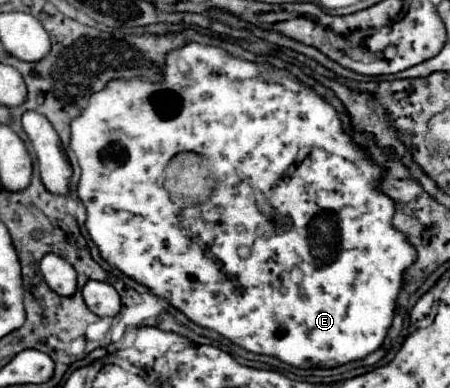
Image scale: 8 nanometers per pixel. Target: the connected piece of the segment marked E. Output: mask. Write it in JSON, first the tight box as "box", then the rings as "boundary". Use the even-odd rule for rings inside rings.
{"box":[70,41,416,369],"boundary":[[[192,41],[176,51],[168,51],[166,65],[164,65],[164,77],[158,83],[152,83],[144,77],[108,81],[104,89],[90,95],[88,105],[80,111],[76,119],[72,119],[70,131],[72,131],[70,149],[76,153],[80,169],[82,169],[76,191],[78,191],[80,201],[86,207],[88,235],[98,245],[102,259],[118,267],[130,279],[146,285],[150,291],[154,291],[154,295],[164,297],[172,307],[182,311],[192,323],[214,329],[216,333],[230,339],[234,345],[244,347],[246,351],[260,353],[260,355],[272,355],[300,369],[312,369],[312,367],[330,369],[330,367],[338,367],[350,361],[358,361],[374,353],[384,343],[388,329],[392,327],[396,299],[402,289],[404,271],[416,261],[416,249],[408,243],[408,237],[402,231],[396,231],[396,227],[392,225],[392,217],[396,213],[394,201],[380,189],[384,169],[368,157],[366,149],[358,147],[350,139],[350,135],[344,133],[340,113],[322,95],[318,95],[314,89],[298,81],[290,71],[276,69],[270,63],[244,61],[216,45],[202,45],[202,43]],[[180,151],[194,151],[194,153],[204,155],[210,163],[214,163],[214,169],[218,173],[218,189],[214,191],[212,199],[208,203],[184,209],[182,221],[176,217],[180,209],[172,203],[170,195],[166,193],[164,177],[162,177],[166,163]],[[256,189],[260,189],[262,197],[266,197],[266,203],[262,205],[268,205],[268,207],[260,207]],[[240,245],[246,245],[252,249],[250,257],[246,259],[238,257]]]}

